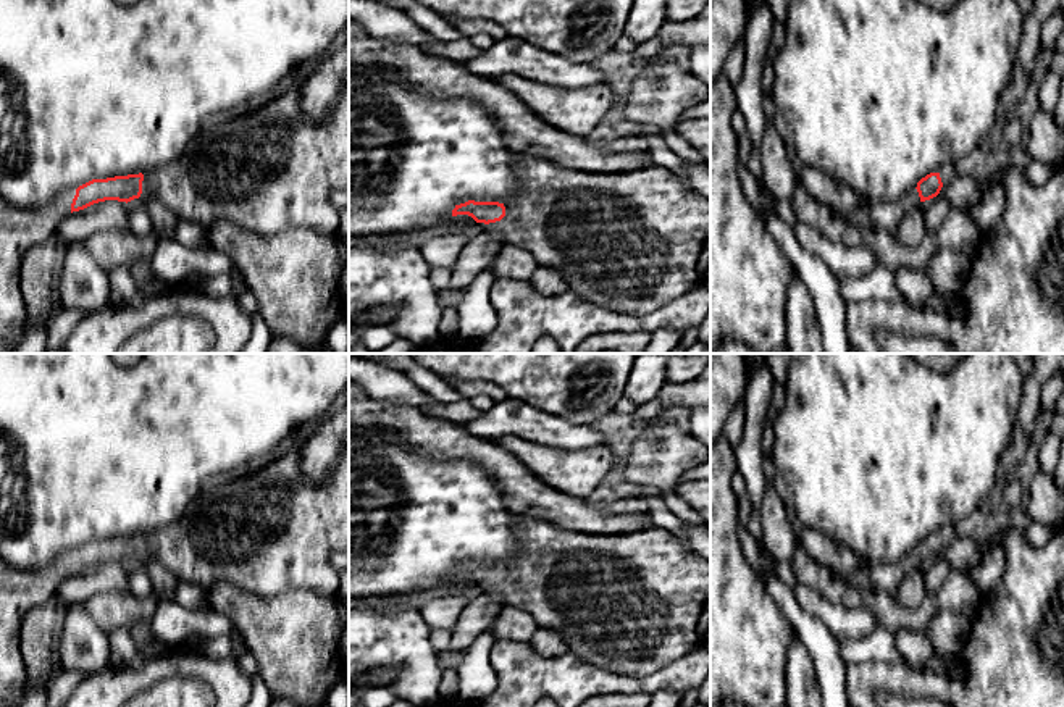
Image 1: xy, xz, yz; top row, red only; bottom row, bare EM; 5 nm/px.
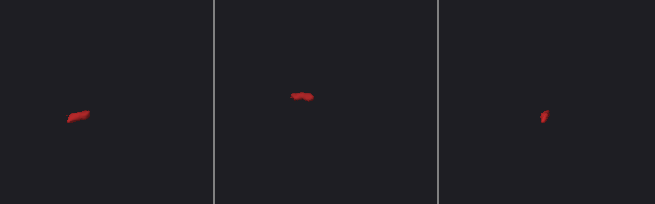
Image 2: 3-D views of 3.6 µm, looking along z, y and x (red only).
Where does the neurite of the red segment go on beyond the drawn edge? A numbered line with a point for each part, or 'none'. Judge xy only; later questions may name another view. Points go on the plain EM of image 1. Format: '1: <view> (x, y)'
1: xy (273, 530)
2: xy (21, 589)

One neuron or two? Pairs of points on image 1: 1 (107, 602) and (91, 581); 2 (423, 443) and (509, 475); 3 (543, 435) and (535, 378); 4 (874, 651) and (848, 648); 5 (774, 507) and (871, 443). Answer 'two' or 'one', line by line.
1: two
2: one
3: two
4: one
5: two

